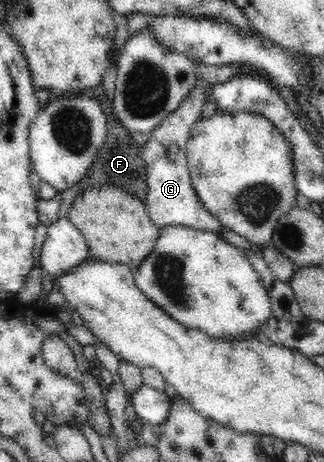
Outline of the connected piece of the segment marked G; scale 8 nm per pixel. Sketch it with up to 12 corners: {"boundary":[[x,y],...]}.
{"boundary":[[196,85],[142,146],[150,221],[224,234],[204,208],[186,157],[210,102]]}

